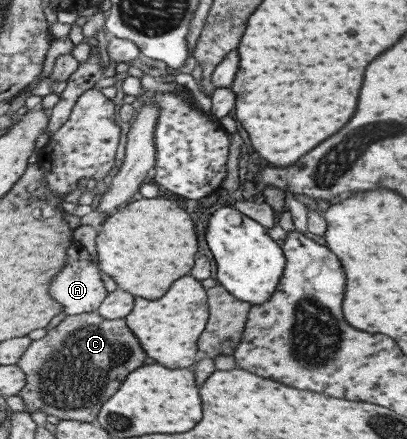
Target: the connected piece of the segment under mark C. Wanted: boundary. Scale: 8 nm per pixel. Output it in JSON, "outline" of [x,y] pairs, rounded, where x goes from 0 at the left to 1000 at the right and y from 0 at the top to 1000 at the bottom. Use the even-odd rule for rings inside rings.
{"outline":[[[243,711],[162,720],[106,772],[79,777],[39,827],[61,852],[61,882],[44,895],[64,936],[106,936],[147,959],[224,964],[248,925],[307,859],[351,831],[359,809],[337,768],[317,752],[310,727],[253,727]]]}

